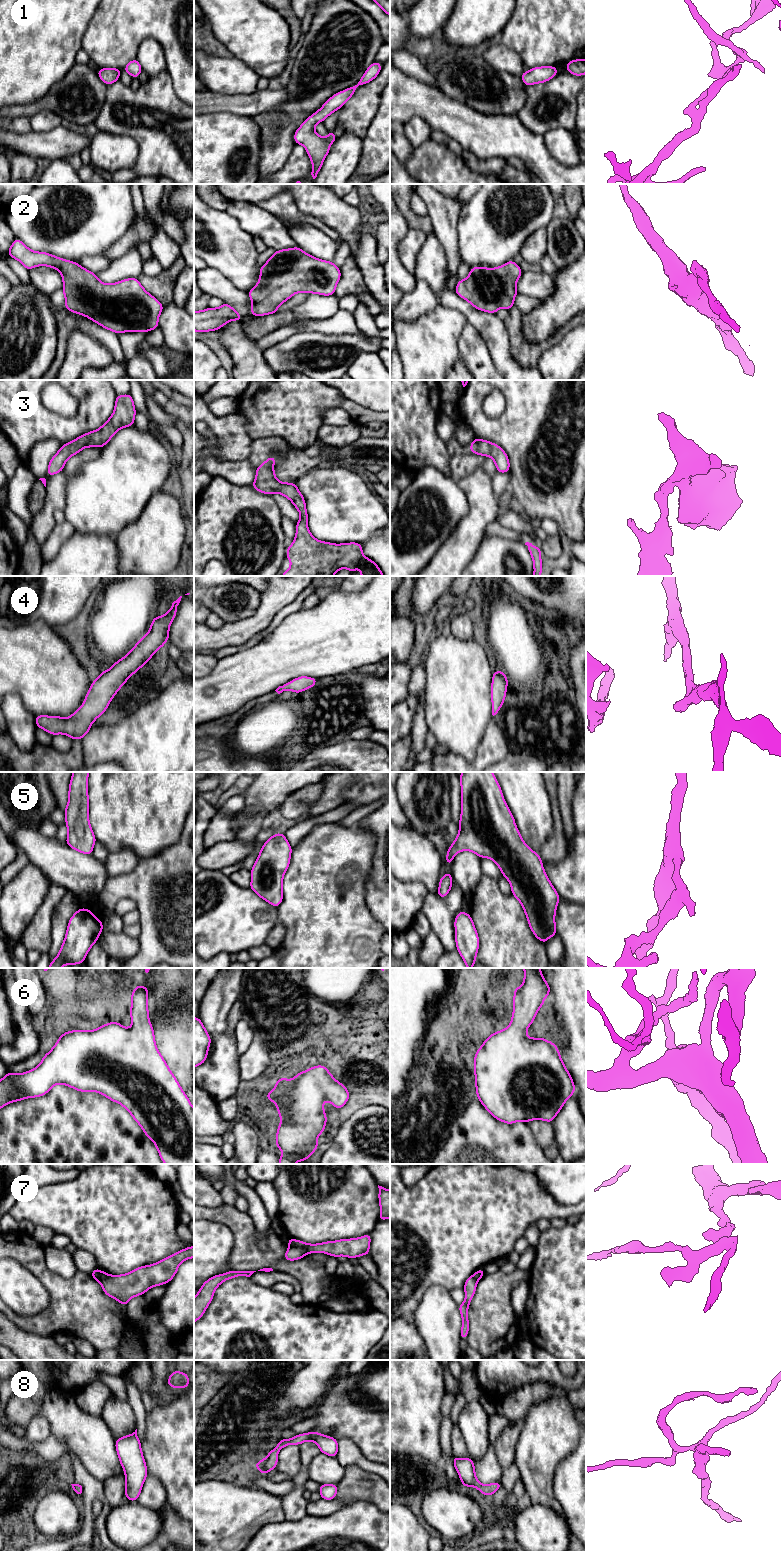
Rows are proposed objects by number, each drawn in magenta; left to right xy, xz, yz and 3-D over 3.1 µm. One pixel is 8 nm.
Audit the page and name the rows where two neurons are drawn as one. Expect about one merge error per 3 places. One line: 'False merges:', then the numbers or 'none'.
False merges: 7

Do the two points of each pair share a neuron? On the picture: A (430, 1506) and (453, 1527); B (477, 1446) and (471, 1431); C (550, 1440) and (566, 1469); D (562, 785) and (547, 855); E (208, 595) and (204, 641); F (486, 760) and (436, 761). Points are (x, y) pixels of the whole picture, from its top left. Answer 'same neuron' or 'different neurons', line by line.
A: same neuron
B: same neuron
C: different neurons
D: different neurons
E: different neurons
F: same neuron

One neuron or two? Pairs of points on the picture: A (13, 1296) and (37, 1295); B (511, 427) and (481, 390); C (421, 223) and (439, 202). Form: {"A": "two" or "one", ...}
{"A": "one", "B": "one", "C": "two"}

